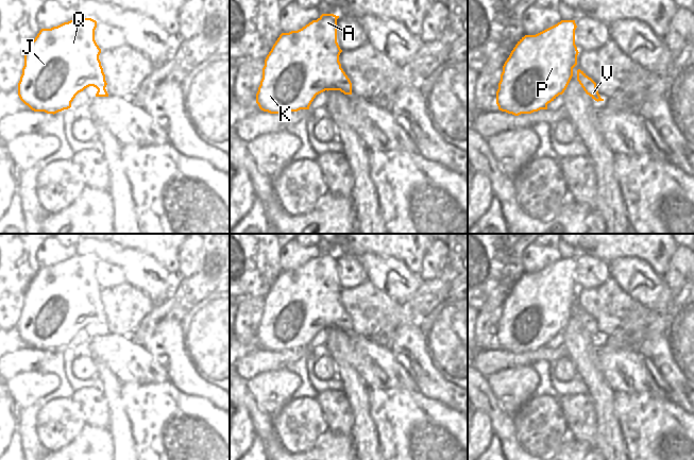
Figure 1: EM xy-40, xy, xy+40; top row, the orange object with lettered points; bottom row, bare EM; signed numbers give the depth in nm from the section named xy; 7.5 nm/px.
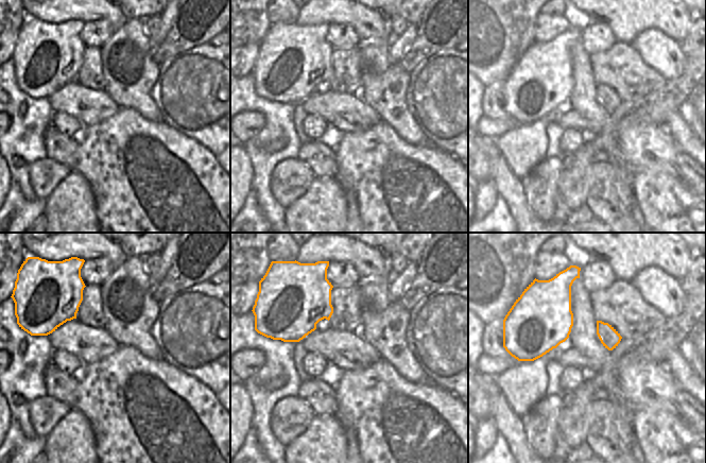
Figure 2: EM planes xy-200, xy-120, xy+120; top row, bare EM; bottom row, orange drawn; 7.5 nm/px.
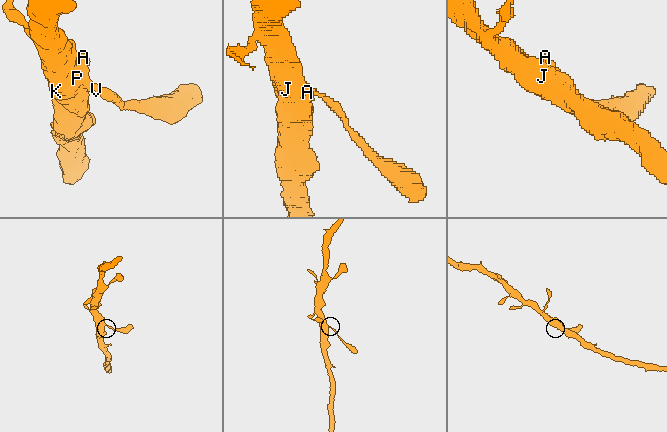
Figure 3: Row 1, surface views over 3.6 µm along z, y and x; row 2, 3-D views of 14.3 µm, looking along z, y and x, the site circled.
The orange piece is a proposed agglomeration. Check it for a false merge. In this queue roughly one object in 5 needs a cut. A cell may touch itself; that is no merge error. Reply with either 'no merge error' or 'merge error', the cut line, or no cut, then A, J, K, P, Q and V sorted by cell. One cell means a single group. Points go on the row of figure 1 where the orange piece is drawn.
no merge error; cut none; groups A J K P Q V

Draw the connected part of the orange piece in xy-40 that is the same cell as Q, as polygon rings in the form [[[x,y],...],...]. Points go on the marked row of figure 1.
[[[74,18],[51,29],[41,29],[24,53],[24,66],[18,83],[20,100],[34,112],[56,114],[71,107],[75,96],[89,86],[98,89],[96,97],[108,97],[107,83],[99,59],[101,49],[95,40],[97,21],[91,18]]]

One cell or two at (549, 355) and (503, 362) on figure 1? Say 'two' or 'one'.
one

